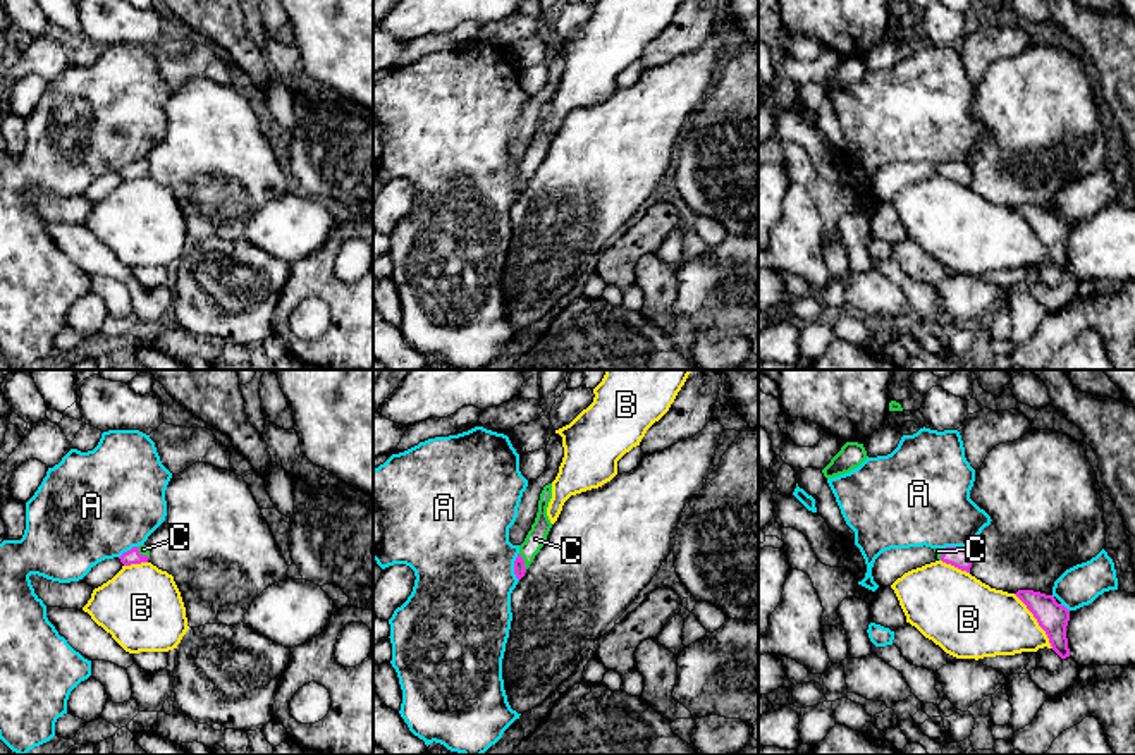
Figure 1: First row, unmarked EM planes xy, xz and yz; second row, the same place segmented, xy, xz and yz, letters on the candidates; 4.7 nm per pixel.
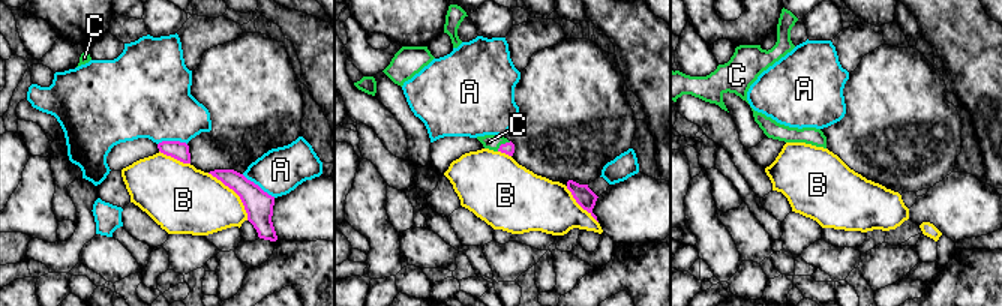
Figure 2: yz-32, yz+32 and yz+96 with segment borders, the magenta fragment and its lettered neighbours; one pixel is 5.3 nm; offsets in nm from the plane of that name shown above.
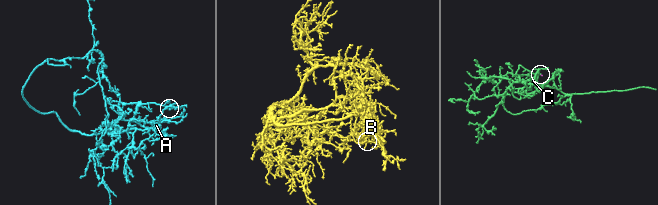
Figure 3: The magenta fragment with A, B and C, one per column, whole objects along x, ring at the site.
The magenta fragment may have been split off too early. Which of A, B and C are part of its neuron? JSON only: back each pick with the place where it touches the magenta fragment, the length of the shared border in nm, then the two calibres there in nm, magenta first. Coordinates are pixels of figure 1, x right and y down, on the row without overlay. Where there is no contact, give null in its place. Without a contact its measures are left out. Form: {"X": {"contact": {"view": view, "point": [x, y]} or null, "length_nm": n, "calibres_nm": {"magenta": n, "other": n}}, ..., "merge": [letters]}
{"C": {"contact": {"view": "xz", "point": [523, 176]}, "length_nm": 80, "calibres_nm": {"magenta": 60, "other": 90}}, "merge": ["C"]}

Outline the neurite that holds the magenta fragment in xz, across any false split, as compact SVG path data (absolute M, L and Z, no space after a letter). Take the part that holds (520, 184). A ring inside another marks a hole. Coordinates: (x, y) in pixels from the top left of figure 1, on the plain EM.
M552 98L543 101L538 115L538 127L535 138L531 139L531 144L528 146L525 157L519 160L519 169L514 175L514 189L518 194L525 191L535 170L545 160L547 150L552 143L552 138L547 131L550 114L552 114Z

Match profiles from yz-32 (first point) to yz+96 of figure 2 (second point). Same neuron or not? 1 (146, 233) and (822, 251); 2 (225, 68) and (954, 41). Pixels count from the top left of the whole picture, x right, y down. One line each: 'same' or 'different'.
1: different
2: different

